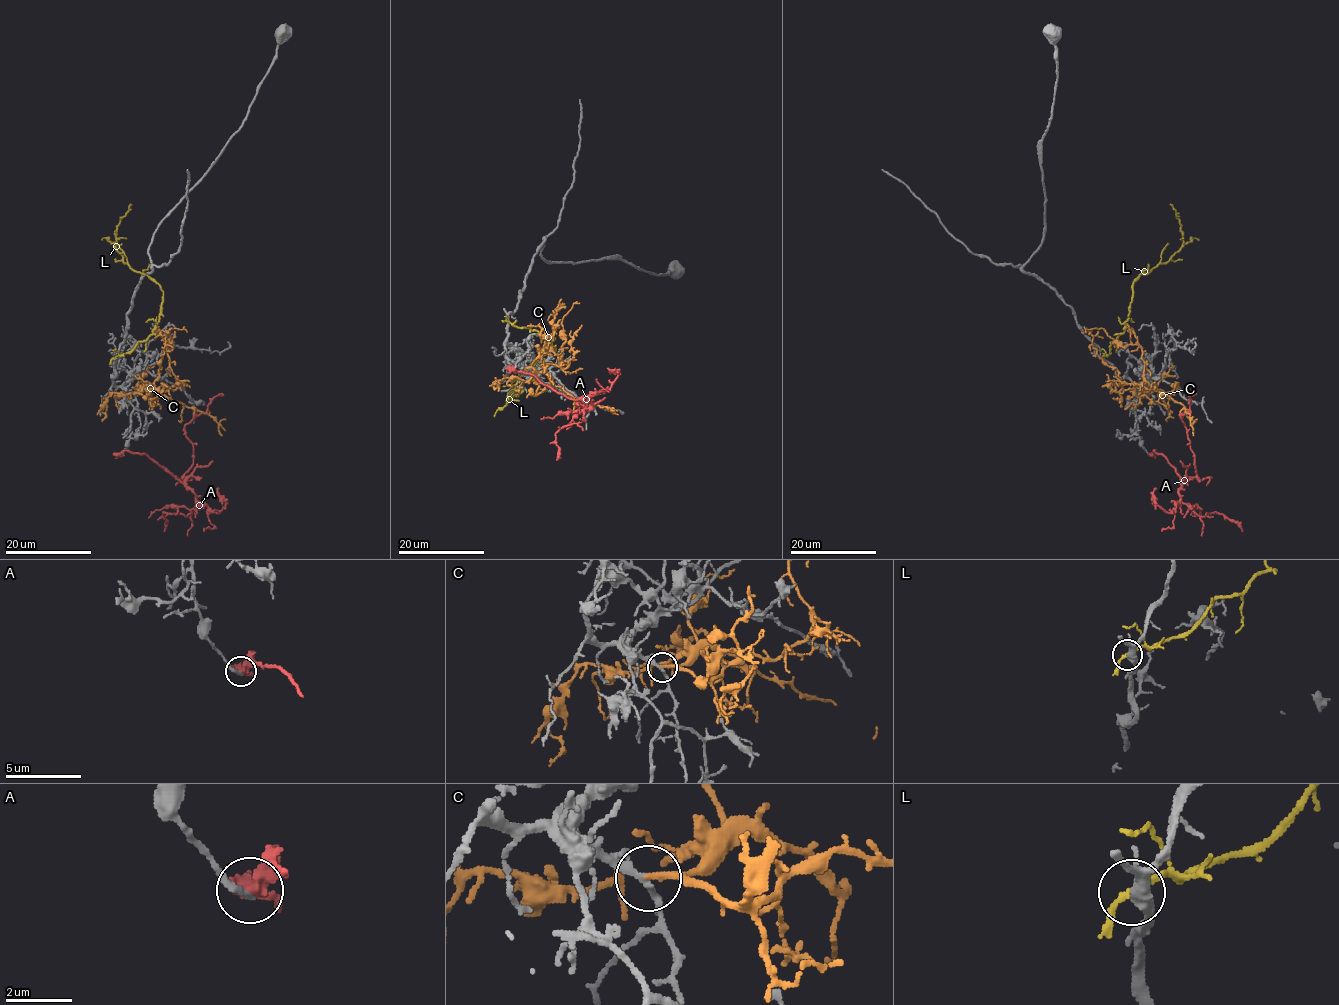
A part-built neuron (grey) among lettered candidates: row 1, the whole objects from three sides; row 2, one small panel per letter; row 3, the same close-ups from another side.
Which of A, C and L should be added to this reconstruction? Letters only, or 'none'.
C

